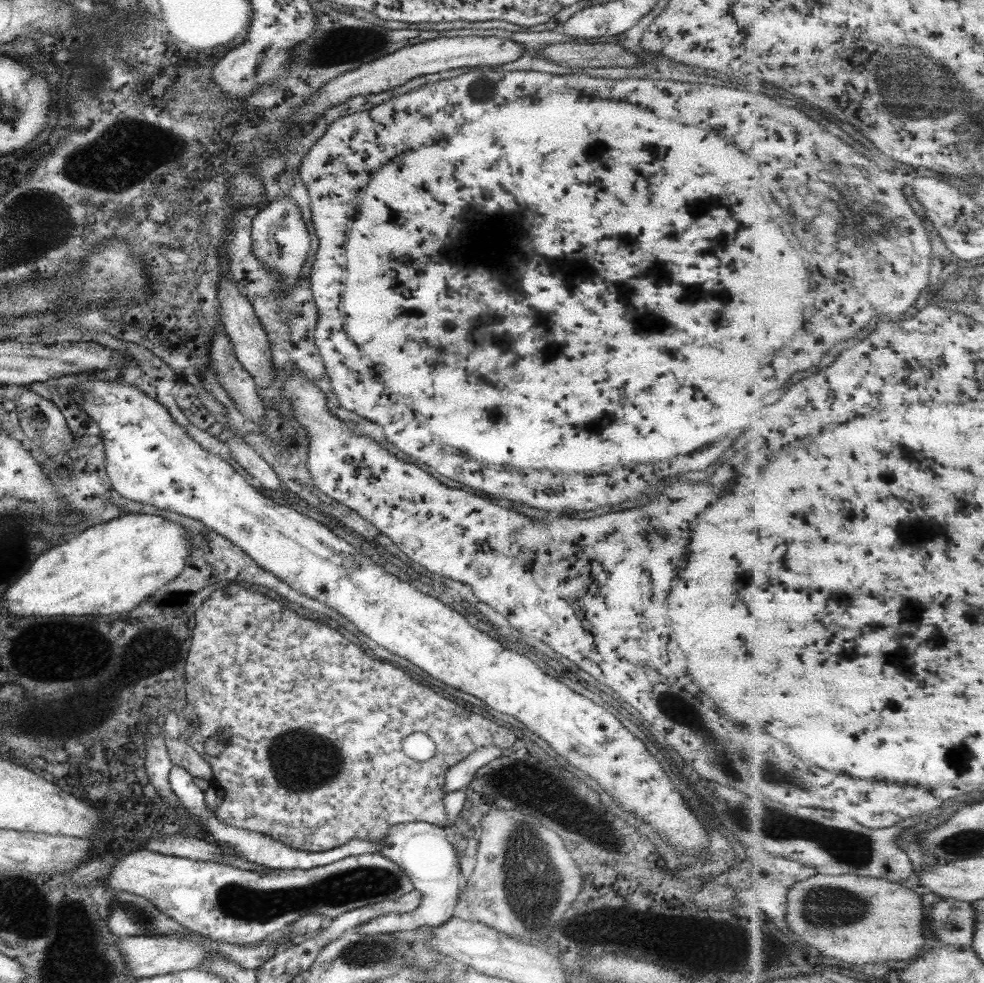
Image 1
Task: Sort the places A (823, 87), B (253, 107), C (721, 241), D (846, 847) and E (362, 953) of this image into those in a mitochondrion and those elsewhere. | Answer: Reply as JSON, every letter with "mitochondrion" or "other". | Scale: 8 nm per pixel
{"A":"other","B":"other","C":"other","D":"mitochondrion","E":"mitochondrion"}

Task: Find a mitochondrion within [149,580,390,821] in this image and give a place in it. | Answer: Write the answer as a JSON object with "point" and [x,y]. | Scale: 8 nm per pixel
{"point":[311,761]}

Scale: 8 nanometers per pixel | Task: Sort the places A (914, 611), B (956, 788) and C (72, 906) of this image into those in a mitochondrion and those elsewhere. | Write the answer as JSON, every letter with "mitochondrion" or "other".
{"A":"other","B":"other","C":"other"}

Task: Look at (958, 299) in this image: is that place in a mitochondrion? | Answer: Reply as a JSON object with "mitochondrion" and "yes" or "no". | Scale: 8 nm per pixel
{"mitochondrion":"yes"}

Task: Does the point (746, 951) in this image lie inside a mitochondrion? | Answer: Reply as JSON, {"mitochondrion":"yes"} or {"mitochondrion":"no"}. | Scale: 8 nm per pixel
{"mitochondrion":"no"}

